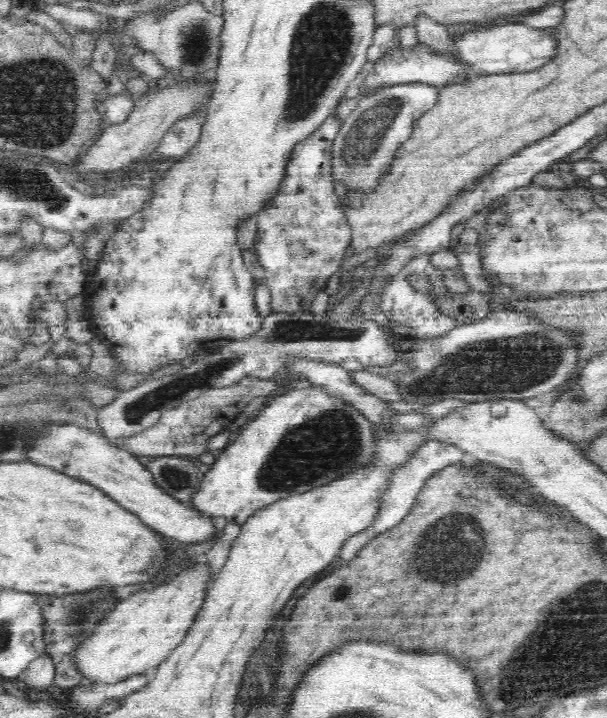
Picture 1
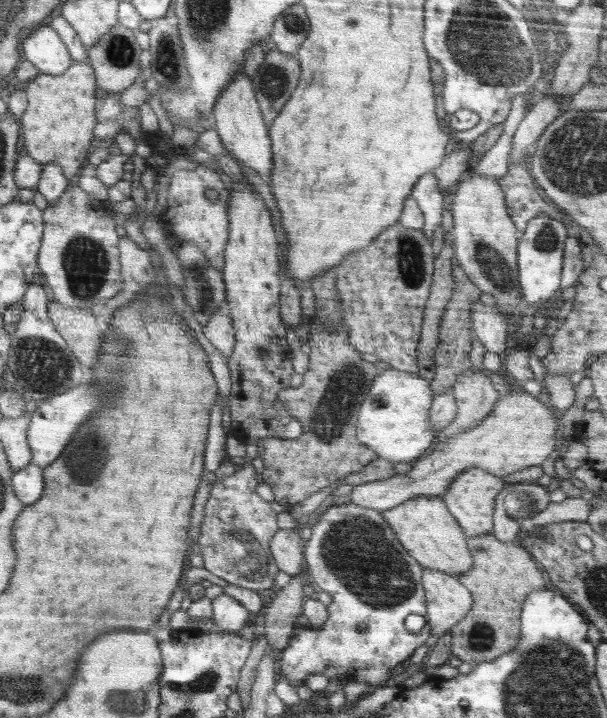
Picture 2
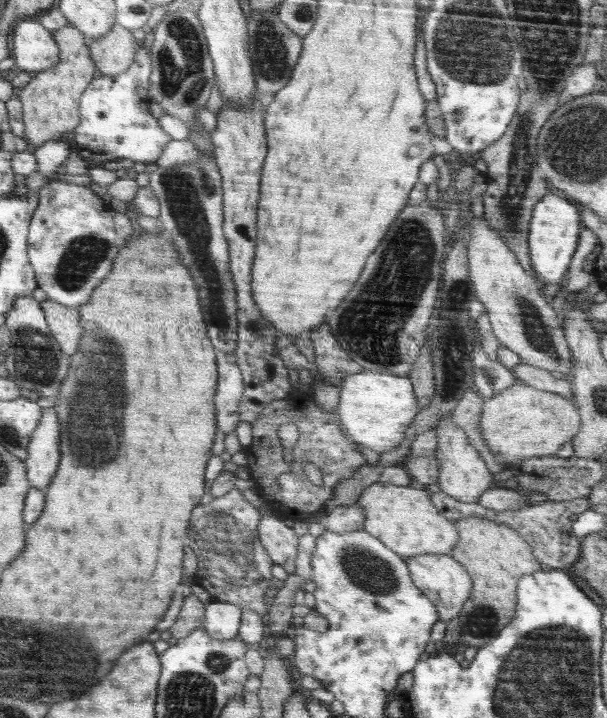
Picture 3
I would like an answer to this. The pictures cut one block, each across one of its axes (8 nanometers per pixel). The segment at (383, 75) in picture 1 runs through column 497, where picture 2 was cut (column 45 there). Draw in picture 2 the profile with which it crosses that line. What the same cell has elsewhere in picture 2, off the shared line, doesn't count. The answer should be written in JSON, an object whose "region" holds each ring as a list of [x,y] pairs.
{"region":[[[52,25],[37,30],[24,42],[24,54],[26,60],[40,67],[44,74],[60,76],[75,64],[67,42]]]}

